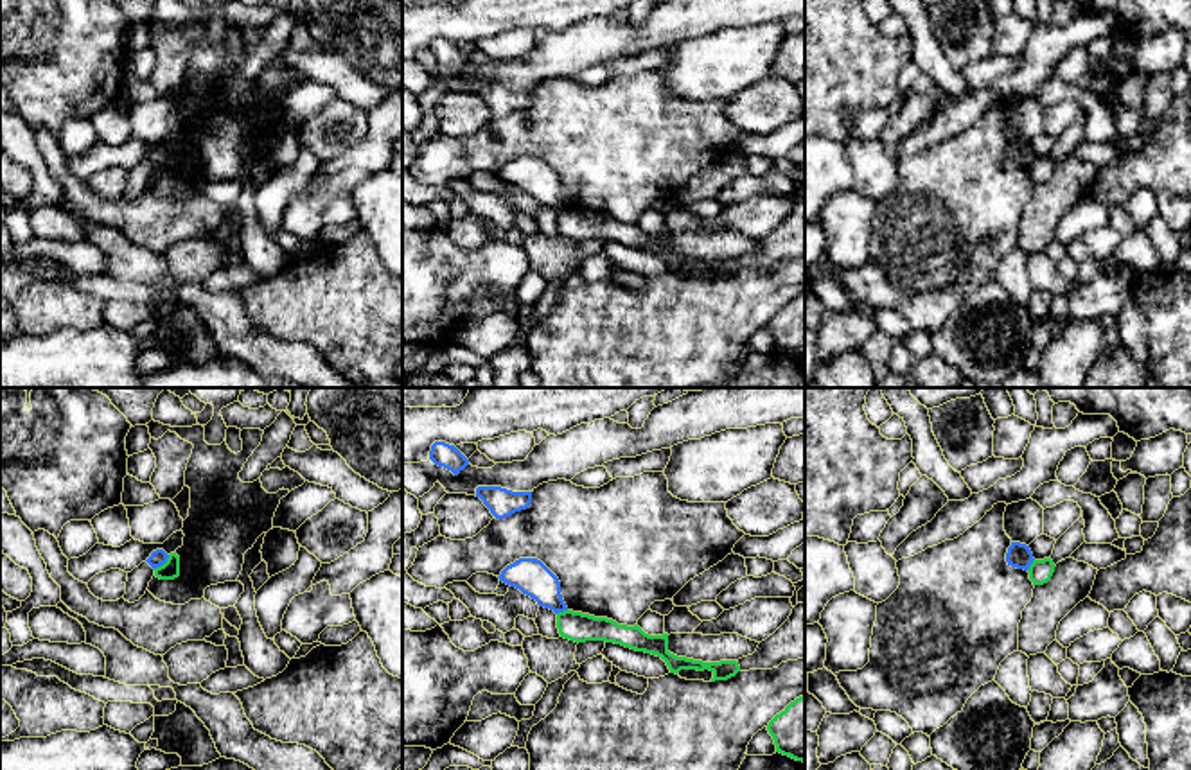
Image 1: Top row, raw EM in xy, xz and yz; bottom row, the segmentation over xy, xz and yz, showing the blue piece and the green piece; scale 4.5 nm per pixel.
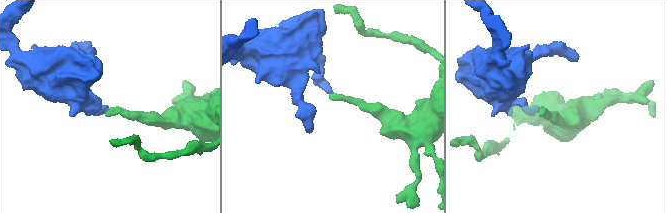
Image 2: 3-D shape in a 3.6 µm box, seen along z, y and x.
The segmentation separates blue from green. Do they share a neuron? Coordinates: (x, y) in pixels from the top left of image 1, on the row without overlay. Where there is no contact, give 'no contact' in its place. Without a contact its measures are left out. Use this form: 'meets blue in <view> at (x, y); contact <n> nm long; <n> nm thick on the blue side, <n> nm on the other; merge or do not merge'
meets blue in xy at (162, 162); contact 100 nm long; 70 nm thick on the blue side, 80 nm on the other; do not merge

